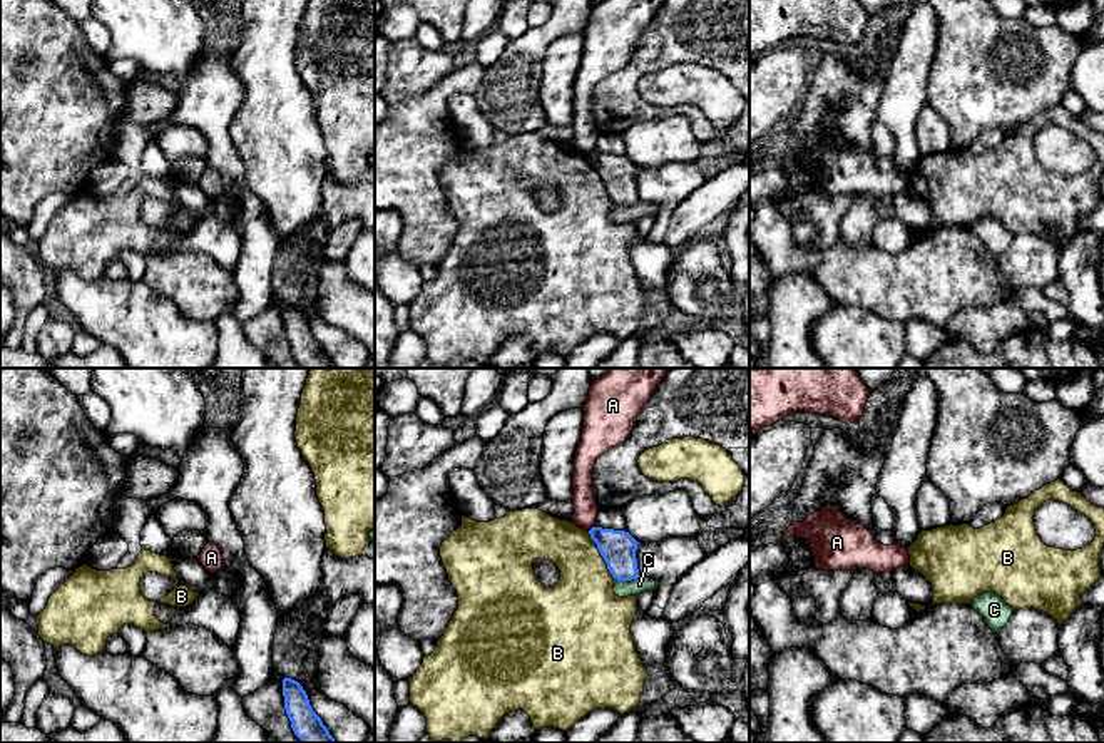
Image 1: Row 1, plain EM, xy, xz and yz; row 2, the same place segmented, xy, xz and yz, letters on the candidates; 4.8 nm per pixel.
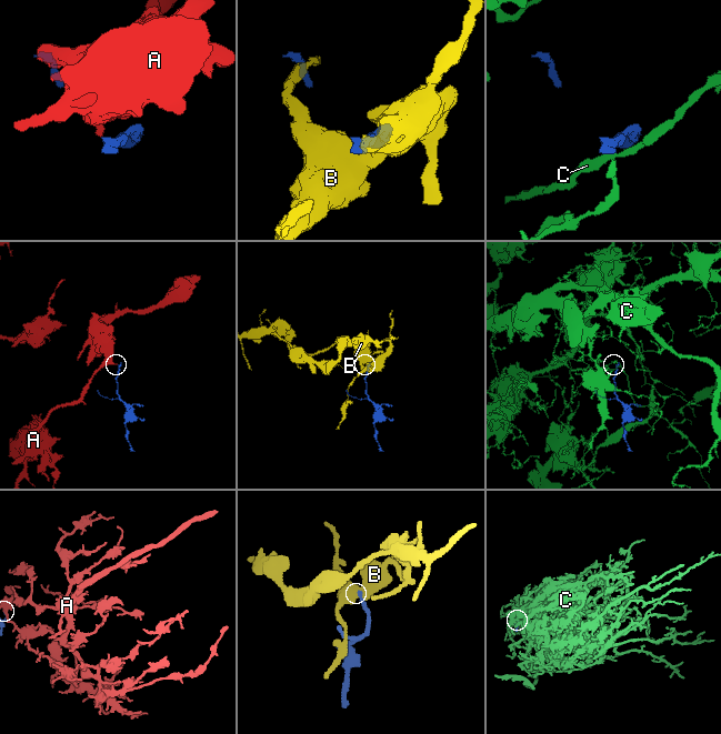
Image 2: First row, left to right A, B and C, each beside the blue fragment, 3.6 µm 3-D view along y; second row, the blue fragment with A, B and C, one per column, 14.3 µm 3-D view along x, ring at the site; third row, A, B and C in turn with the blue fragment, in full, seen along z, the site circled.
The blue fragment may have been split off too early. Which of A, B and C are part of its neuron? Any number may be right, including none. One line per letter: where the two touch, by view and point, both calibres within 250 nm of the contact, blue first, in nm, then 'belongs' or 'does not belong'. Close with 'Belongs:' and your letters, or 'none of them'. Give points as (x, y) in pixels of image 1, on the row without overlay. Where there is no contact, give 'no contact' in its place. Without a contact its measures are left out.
A: meets blue in xz at (591, 154); 170 nm thick on the blue side, 110 nm on the other; does not belong
B: meets blue in xz at (601, 179); 170 nm thick on the blue side, 300 nm on the other; does not belong
C: meets blue in xz at (626, 204); 170 nm thick on the blue side, 80 nm on the other; does not belong
Belongs: none of them

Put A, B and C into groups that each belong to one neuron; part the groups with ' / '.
A C / B

